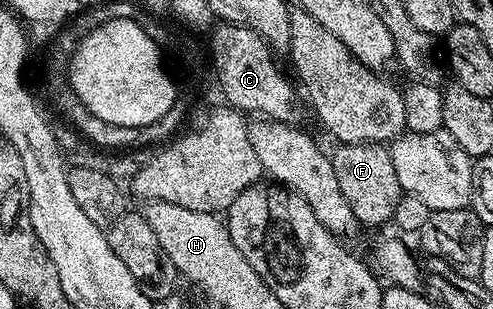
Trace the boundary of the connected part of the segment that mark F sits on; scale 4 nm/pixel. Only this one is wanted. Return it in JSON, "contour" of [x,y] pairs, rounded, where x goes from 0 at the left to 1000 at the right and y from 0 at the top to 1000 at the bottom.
{"contour":[[[702,460],[680,479],[684,485],[669,498],[677,560],[686,570],[694,634],[702,634],[702,660],[710,660],[710,686],[718,686],[724,722],[732,735],[789,728],[815,625],[807,557],[799,557],[793,482],[759,460]]]}

